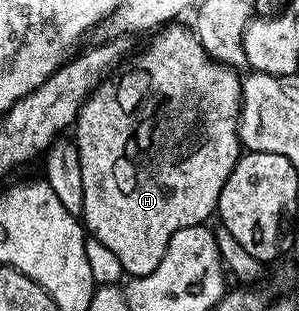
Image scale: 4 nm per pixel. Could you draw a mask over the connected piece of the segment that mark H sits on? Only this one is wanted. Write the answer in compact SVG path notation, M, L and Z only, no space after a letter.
M171 23L157 30L149 38L150 46L138 57L138 65L146 73L122 73L118 78L115 76L103 81L82 104L78 119L72 126L72 137L80 155L80 172L84 178L84 207L81 220L84 222L85 232L91 238L94 236L122 264L123 271L131 278L146 276L156 271L156 267L160 267L160 259L164 259L164 251L168 247L170 237L176 235L176 231L184 227L206 225L209 217L215 216L220 191L224 191L224 183L228 183L228 175L232 175L240 156L238 112L242 106L242 77L234 69L211 58L198 42L194 29L189 24L182 24Z

